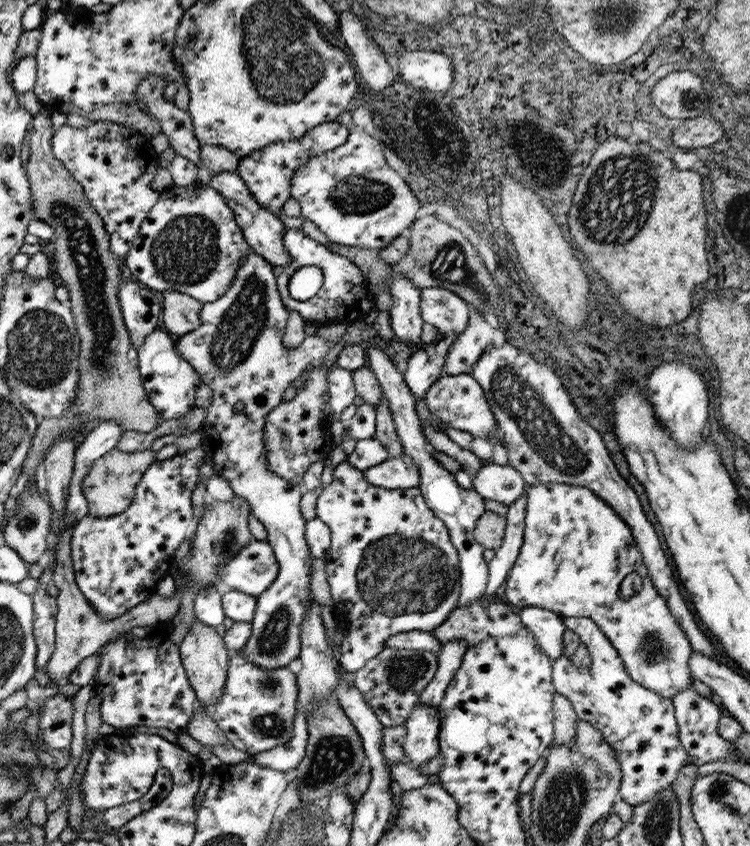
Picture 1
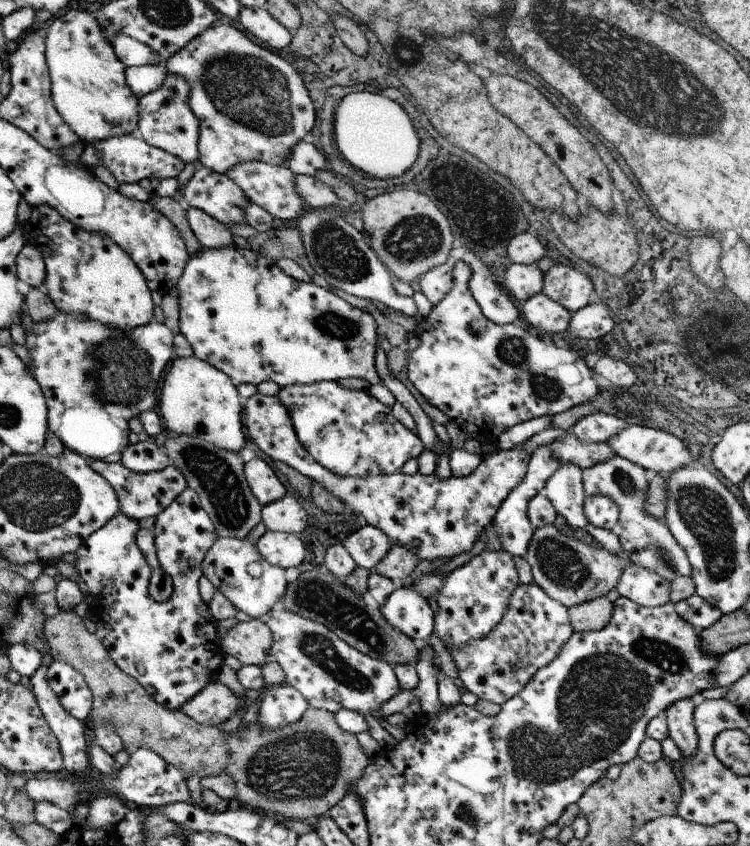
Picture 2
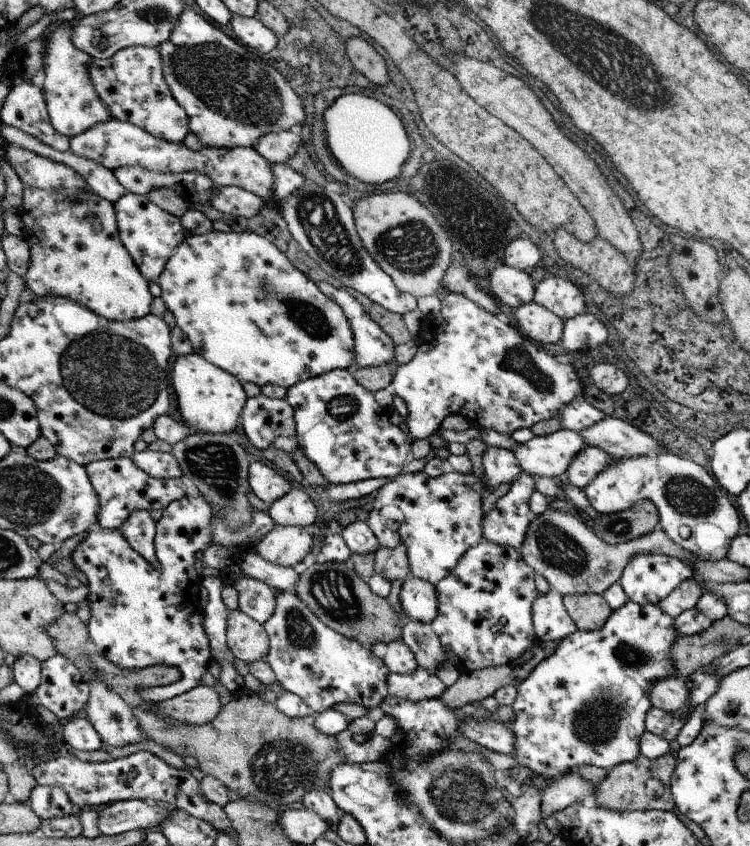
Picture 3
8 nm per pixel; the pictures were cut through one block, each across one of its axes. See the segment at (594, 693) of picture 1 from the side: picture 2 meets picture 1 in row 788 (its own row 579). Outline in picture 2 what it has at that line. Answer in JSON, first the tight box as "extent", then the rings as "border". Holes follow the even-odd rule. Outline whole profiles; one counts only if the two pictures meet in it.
{"extent":[615,563,671,607],"border":[[[634,563],[627,564],[615,587],[622,597],[643,607],[657,607],[671,602],[671,581]]]}

